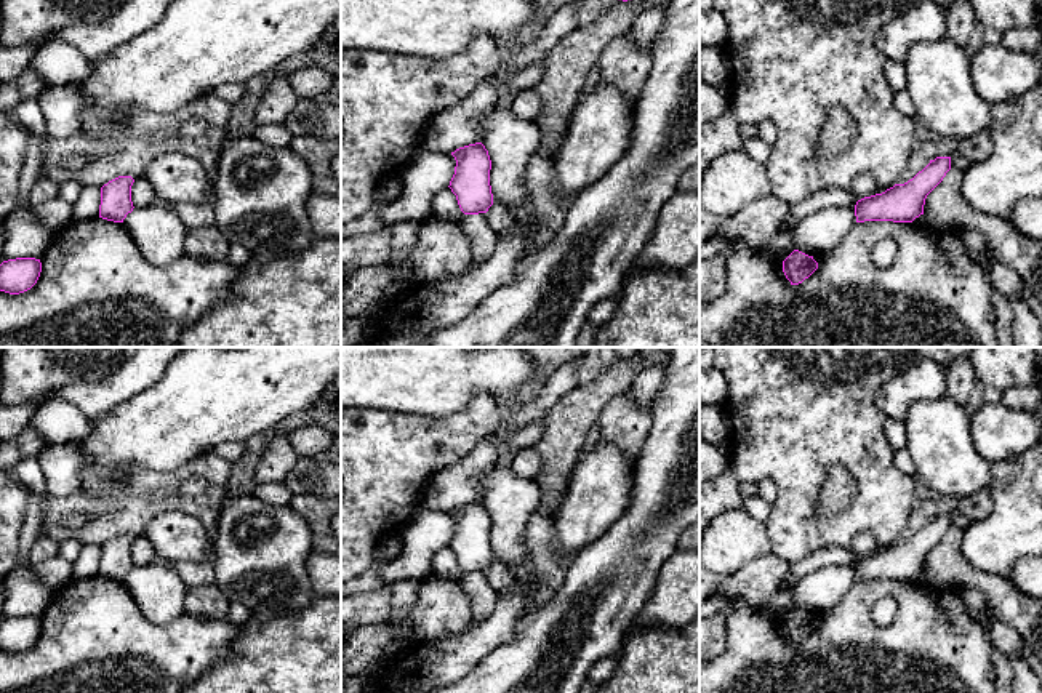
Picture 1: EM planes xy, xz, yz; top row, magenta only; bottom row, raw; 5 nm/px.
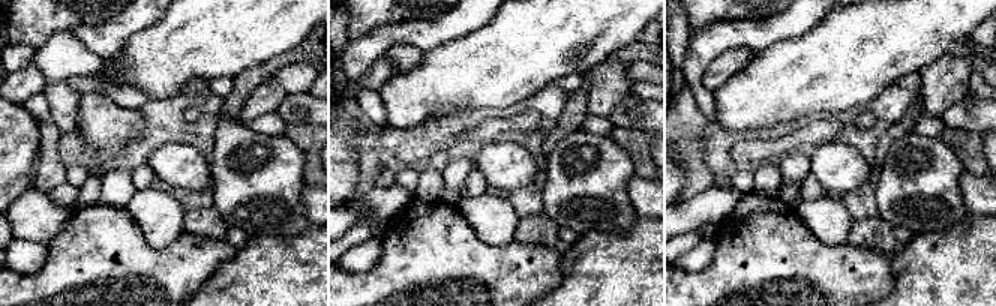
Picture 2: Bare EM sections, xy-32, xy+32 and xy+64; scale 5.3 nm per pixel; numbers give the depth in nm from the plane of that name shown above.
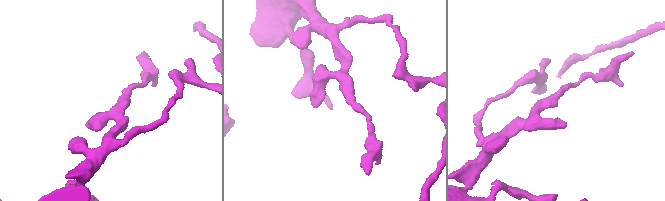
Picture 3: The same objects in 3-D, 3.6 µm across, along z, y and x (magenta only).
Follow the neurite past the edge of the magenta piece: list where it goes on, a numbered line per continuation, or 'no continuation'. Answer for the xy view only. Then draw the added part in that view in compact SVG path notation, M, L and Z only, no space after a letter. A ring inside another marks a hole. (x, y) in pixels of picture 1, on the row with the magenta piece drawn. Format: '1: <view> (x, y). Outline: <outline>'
no continuation

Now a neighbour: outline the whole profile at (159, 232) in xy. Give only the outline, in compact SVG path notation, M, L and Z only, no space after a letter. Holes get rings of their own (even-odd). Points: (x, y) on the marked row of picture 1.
M150 203L133 208L122 224L154 266L168 266L184 254L189 229L170 206Z

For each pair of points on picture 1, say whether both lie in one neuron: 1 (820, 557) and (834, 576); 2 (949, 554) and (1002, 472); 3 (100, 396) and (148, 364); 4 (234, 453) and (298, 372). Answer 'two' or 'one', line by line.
1: two
2: two
3: one
4: two

